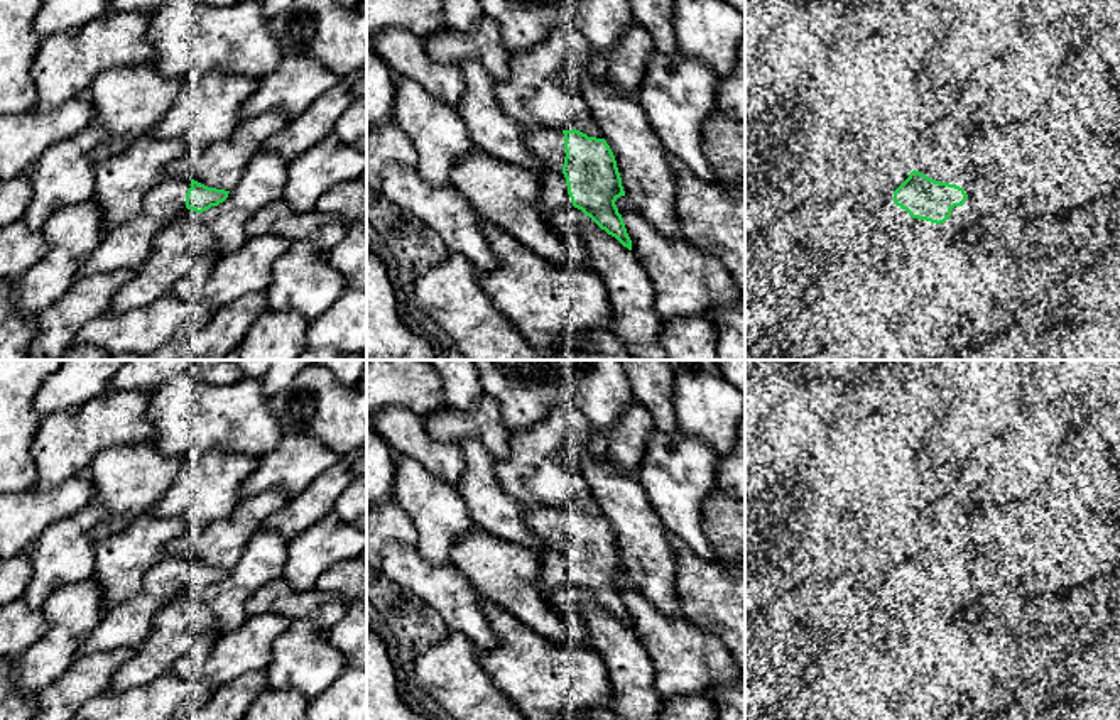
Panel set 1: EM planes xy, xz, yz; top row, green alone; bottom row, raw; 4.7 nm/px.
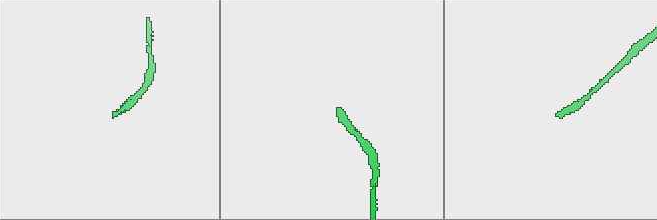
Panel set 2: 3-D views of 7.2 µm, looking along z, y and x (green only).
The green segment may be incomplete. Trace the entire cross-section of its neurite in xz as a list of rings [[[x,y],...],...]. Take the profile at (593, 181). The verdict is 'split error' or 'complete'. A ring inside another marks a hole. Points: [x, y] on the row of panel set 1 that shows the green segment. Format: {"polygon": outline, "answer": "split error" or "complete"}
{"polygon": [[[520,127],[525,147],[541,162],[537,206],[547,216],[574,206],[632,250],[615,201],[625,196],[615,155],[605,139],[579,130]]], "answer": "split error"}

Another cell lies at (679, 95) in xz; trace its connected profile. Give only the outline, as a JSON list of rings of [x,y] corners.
[[[655,49],[635,100],[664,149],[704,181],[715,171],[703,149],[703,127],[718,112],[718,76],[703,61]]]

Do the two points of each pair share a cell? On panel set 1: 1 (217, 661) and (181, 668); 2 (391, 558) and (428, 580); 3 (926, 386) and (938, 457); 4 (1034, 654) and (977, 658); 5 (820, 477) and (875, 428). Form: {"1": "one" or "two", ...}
{"1": "one", "2": "one", "3": "two", "4": "two", "5": "one"}

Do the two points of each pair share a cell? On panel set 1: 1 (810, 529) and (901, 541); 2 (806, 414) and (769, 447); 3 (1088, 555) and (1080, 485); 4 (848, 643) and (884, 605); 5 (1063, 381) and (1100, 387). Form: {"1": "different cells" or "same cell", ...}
{"1": "different cells", "2": "same cell", "3": "different cells", "4": "same cell", "5": "different cells"}

